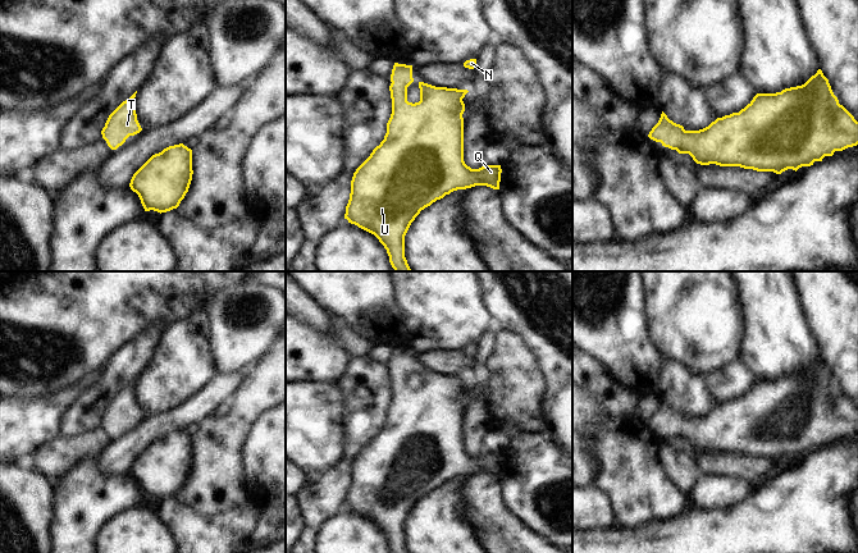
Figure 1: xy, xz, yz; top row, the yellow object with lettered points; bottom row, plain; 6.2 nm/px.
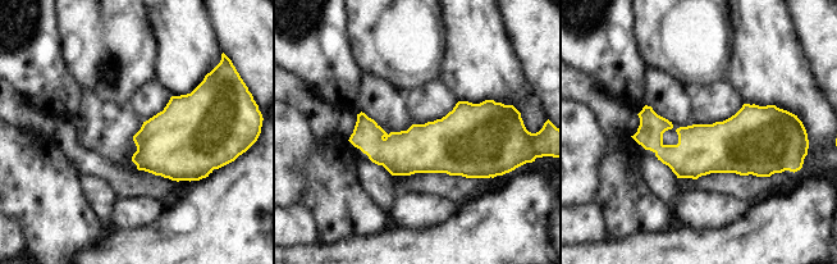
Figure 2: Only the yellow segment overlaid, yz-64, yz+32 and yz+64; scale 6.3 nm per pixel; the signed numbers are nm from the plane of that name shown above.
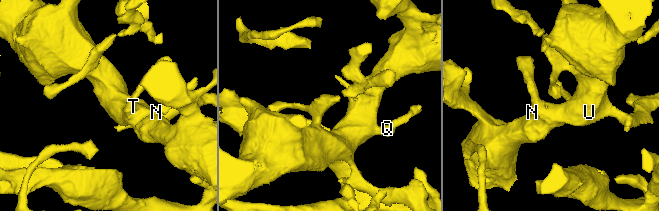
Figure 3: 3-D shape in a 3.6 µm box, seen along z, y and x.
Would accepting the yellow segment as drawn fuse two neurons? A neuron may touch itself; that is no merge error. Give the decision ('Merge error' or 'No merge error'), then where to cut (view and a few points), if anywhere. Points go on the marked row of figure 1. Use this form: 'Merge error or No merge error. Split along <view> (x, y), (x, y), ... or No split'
No merge error. No split.

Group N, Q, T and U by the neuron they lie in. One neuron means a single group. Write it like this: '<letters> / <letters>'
N Q T U

